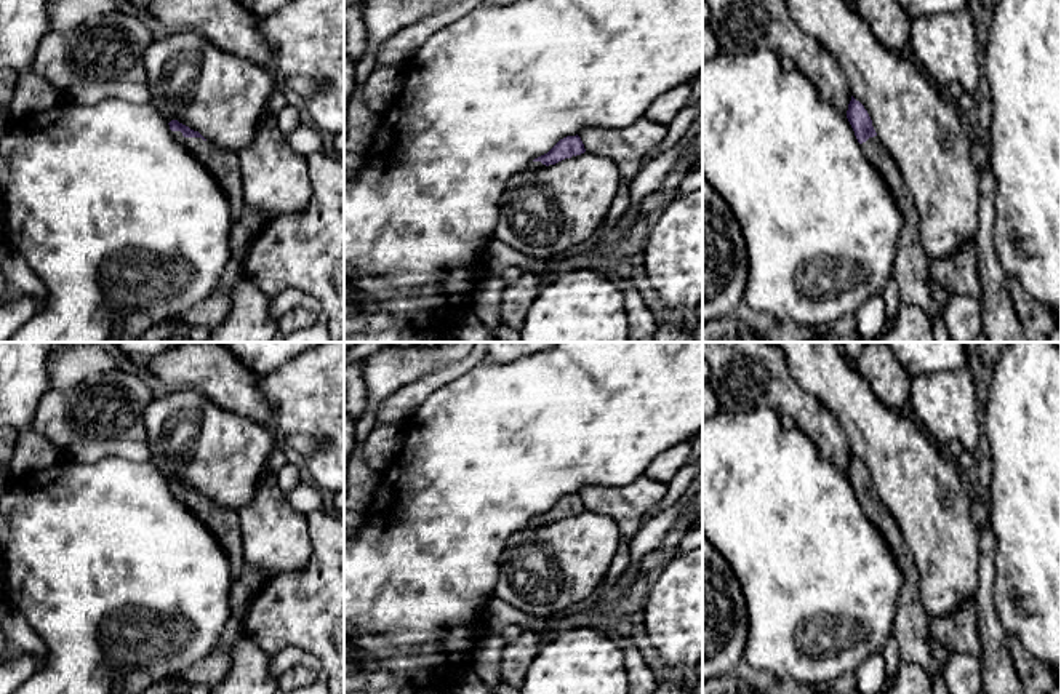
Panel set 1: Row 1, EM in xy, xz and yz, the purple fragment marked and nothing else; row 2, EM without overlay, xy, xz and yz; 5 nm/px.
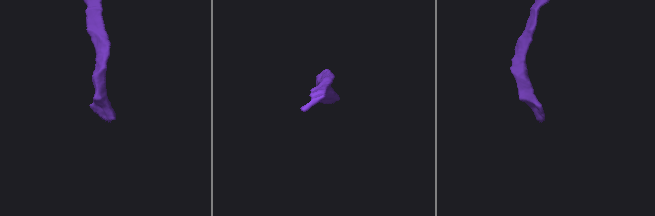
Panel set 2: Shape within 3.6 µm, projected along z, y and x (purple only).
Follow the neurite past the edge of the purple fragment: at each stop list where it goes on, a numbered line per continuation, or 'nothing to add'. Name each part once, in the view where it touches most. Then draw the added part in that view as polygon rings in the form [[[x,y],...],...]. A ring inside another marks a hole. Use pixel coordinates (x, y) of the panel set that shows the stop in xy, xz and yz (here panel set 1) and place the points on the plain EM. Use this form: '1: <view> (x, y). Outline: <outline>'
1: xy (223, 522). Outline: [[[173,489],[173,494],[198,517],[198,520],[224,547],[230,563],[234,584],[240,577],[243,566],[243,540],[237,512],[222,507],[211,499],[203,499],[202,496],[184,496],[181,489]]]

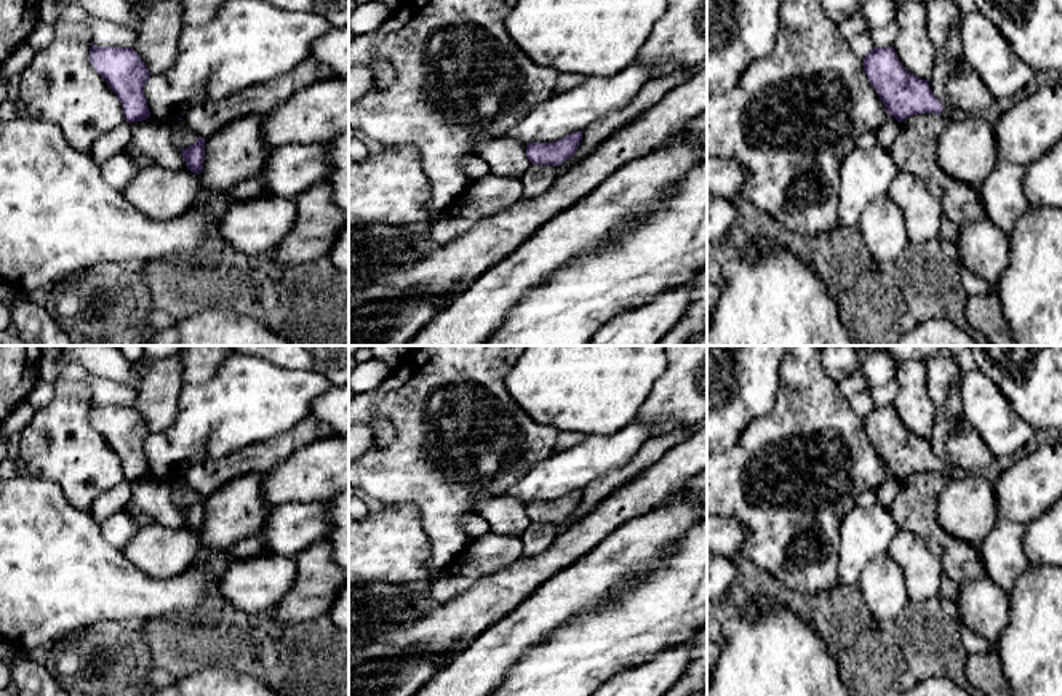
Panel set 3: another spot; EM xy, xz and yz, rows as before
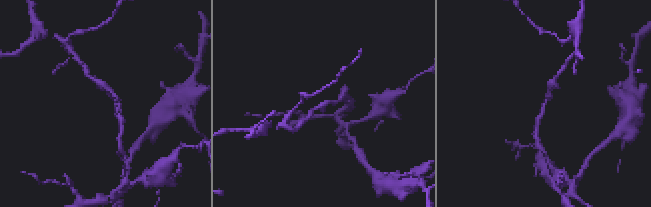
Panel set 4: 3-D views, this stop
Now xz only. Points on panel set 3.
nothing to add

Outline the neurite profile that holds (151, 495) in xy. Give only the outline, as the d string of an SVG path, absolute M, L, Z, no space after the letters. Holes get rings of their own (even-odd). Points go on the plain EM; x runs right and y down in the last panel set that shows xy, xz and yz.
M152 475L131 482L130 504L144 510L166 528L187 528L187 523L179 509L170 499L171 482L160 480Z

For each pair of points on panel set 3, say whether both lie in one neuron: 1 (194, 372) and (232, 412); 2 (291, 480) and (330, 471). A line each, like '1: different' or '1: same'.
1: different
2: same

